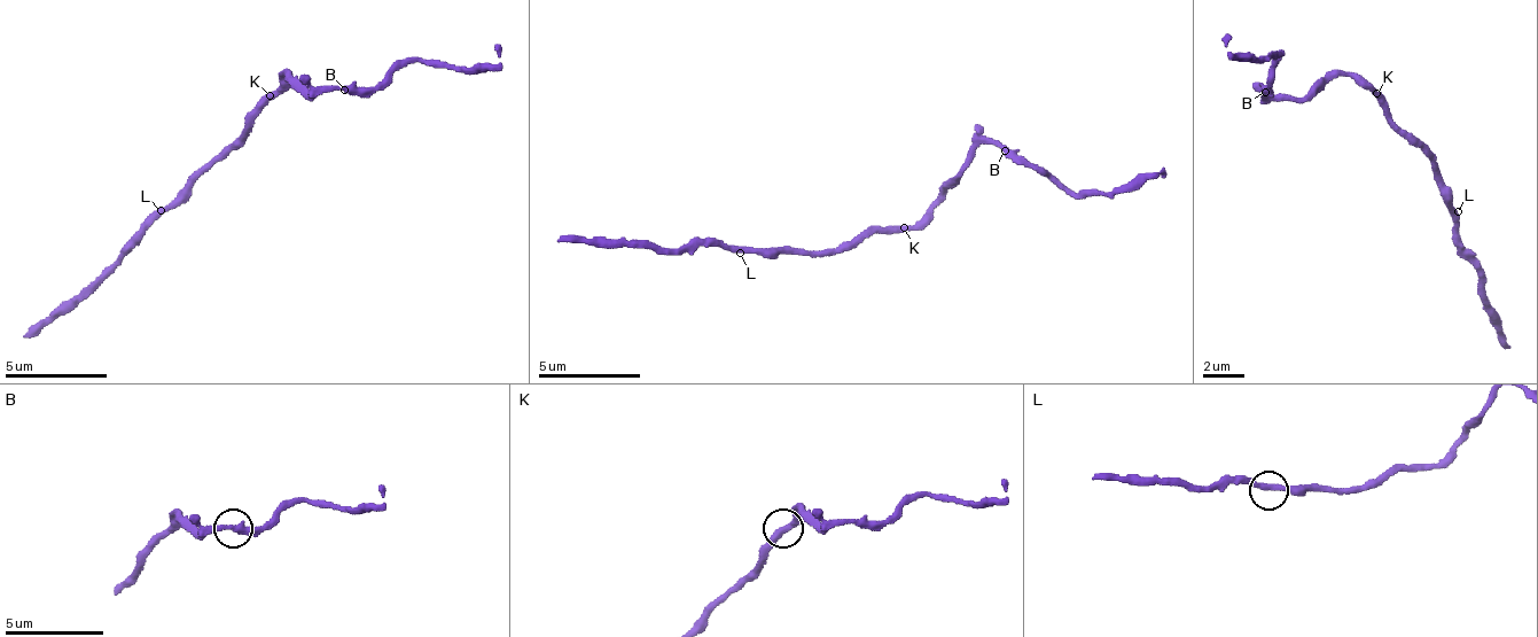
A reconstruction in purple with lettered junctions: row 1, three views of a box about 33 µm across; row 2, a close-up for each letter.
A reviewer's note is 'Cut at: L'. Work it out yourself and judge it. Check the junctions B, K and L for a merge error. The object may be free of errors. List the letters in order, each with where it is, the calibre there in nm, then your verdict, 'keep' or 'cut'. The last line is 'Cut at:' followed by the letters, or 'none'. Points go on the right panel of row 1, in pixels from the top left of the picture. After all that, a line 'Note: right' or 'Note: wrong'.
B: at (1265, 92); 300 nm thick; keep
K: at (1376, 93); 320 nm thick; keep
L: at (1458, 211); 300 nm thick; keep
Cut at: none
Note: wrong

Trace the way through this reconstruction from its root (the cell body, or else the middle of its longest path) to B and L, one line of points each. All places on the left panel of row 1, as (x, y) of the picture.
B: (271, 101), (285, 77), (290, 75), (307, 96), (343, 88)
L: (271, 101), (266, 101), (248, 122), (233, 146), (224, 146), (177, 199), (161, 210)

